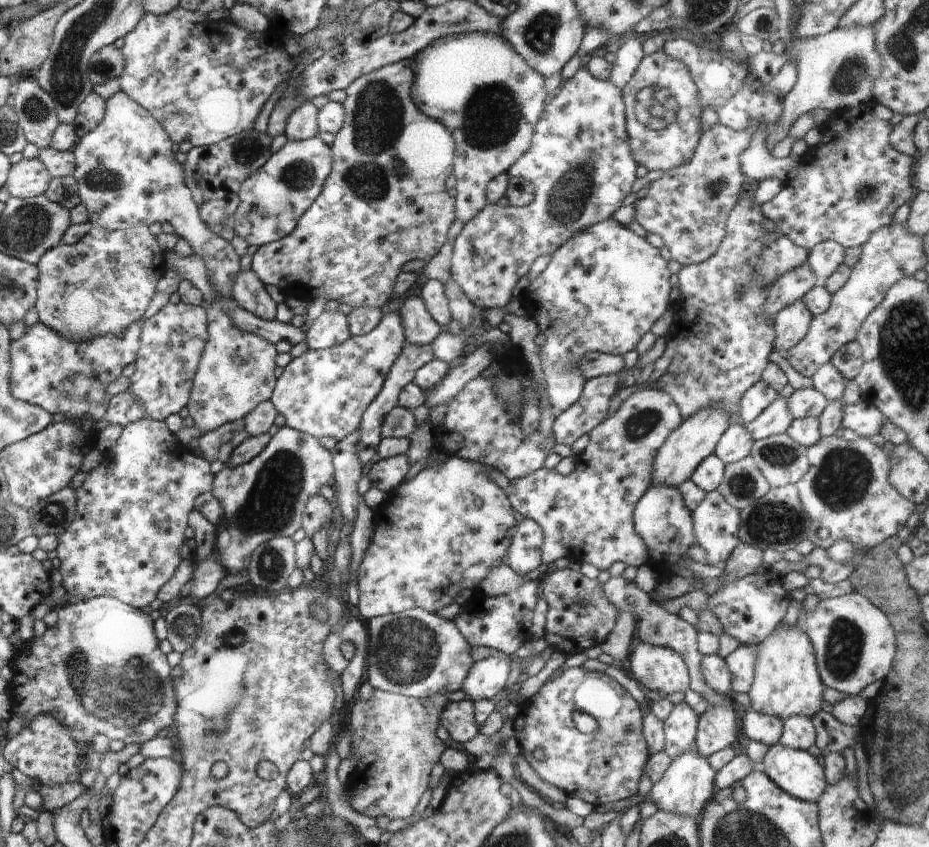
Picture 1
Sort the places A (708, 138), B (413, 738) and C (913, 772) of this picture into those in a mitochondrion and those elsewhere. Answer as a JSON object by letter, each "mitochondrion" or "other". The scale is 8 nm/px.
{"A":"other","B":"other","C":"mitochondrion"}

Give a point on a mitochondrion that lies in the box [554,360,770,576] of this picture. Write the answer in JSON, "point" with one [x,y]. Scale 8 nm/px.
{"point":[639,426]}

